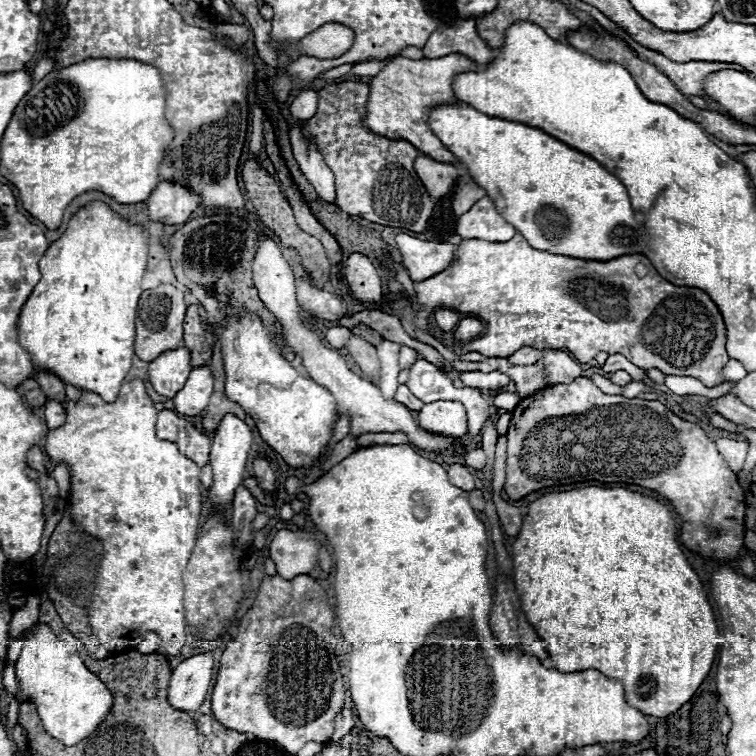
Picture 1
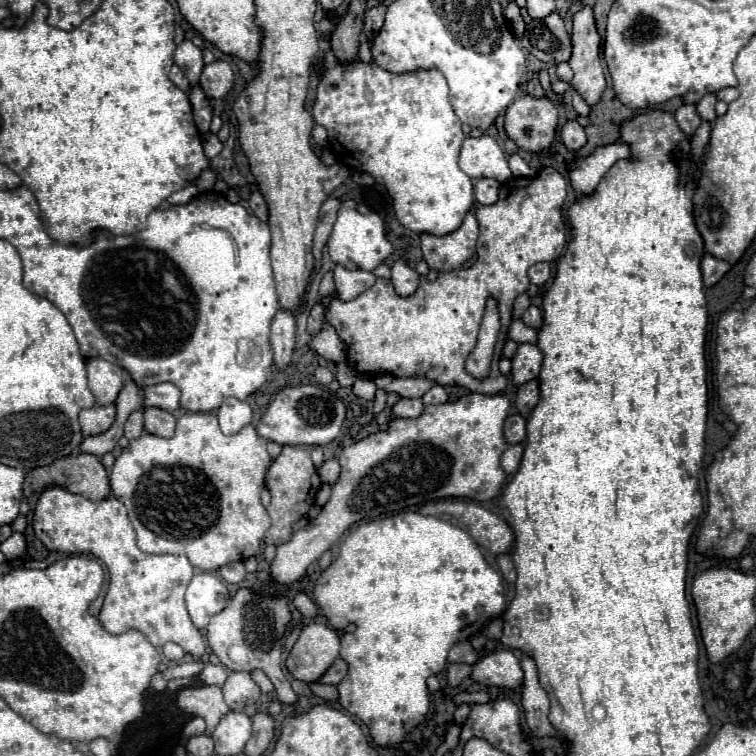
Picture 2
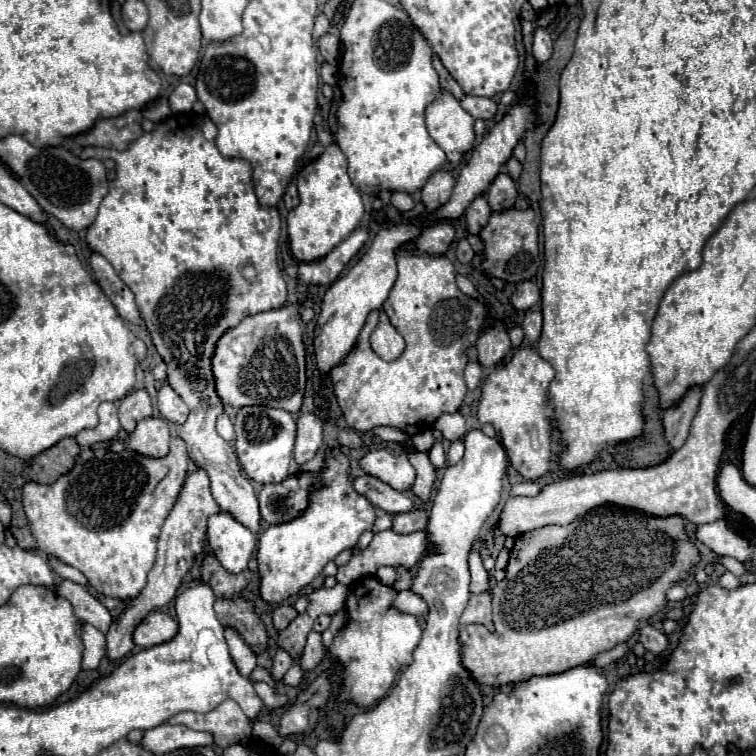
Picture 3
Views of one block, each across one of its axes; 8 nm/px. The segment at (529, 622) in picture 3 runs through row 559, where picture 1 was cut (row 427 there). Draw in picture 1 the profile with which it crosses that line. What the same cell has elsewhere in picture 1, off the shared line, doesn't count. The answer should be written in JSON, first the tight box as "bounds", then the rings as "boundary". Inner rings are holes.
{"bounds":[504,376,744,562],"boundary":[[[580,376],[570,384],[554,384],[524,398],[512,412],[512,422],[506,438],[508,460],[504,490],[512,500],[518,500],[546,486],[574,484],[586,480],[636,484],[656,490],[674,504],[682,520],[680,538],[686,548],[704,558],[723,562],[732,562],[740,556],[740,550],[744,546],[744,490],[740,488],[736,474],[728,468],[726,460],[718,454],[714,440],[710,440],[700,426],[678,418],[664,404],[610,396],[600,392],[588,378]]]}

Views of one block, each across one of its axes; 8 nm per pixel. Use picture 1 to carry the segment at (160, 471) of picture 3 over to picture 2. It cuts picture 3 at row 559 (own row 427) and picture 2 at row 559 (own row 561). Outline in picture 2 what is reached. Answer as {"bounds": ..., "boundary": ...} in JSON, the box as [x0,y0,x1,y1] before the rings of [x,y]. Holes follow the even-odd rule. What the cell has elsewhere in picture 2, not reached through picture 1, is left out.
{"bounds":[32,486,206,656],"boundary":[[[54,486],[40,494],[32,524],[36,538],[48,550],[62,554],[94,554],[104,560],[110,586],[98,618],[108,632],[122,634],[134,628],[144,632],[156,648],[162,648],[166,642],[176,642],[192,656],[202,656],[206,652],[204,634],[192,624],[184,604],[184,592],[194,576],[194,566],[186,556],[144,554],[136,546],[134,528],[120,500],[108,496],[92,502],[80,494]]]}

